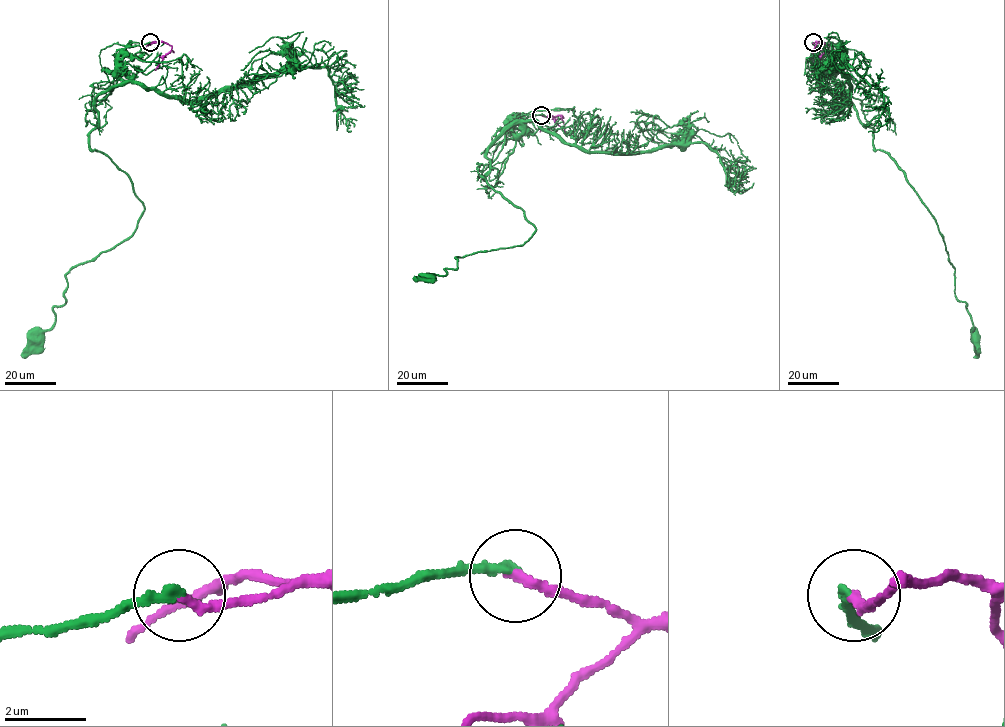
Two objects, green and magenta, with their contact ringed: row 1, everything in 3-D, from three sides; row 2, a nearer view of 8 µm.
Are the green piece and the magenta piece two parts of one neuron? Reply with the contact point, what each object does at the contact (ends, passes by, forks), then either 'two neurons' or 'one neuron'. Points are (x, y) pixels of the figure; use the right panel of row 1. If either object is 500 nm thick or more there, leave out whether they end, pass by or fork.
(813, 42) | green ends | magenta ends | one neuron

